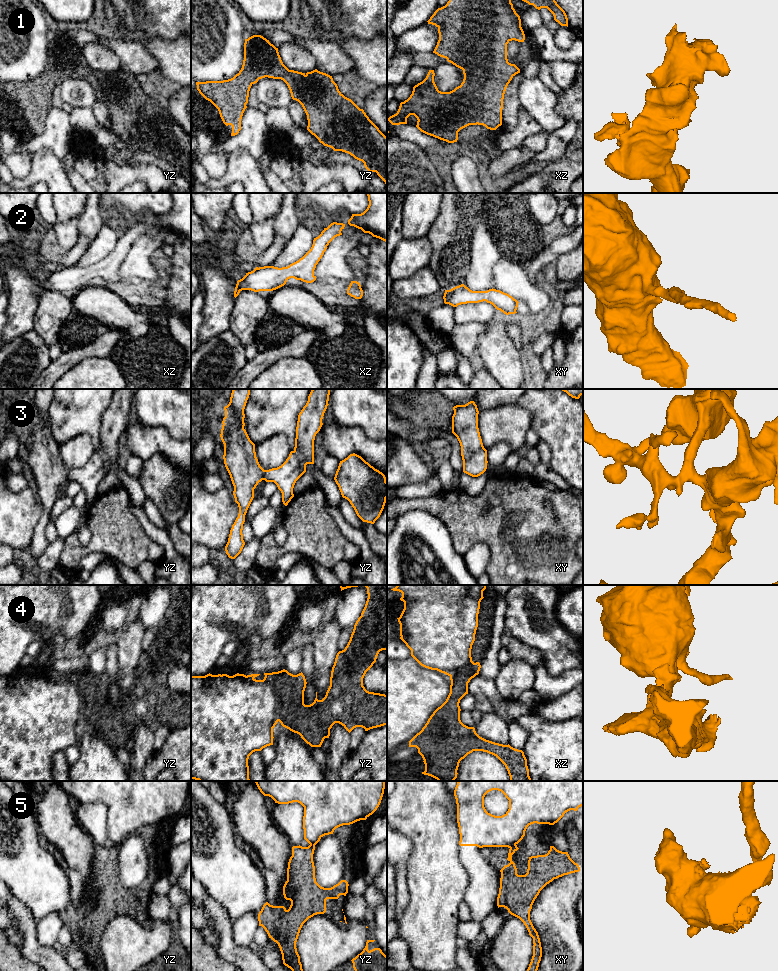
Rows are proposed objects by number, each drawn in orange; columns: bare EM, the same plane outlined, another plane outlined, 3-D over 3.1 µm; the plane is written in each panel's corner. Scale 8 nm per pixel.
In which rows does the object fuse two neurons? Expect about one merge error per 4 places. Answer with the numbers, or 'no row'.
4, 5

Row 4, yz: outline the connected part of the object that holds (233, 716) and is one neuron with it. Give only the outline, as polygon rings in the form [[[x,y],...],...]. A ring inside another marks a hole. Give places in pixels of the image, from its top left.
[[[249,675],[191,676],[191,779],[251,781],[249,756],[273,745],[278,701],[271,685]]]

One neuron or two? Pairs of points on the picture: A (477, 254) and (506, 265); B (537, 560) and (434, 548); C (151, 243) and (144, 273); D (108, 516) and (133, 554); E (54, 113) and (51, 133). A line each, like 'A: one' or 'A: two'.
A: two
B: two
C: one
D: one
E: one

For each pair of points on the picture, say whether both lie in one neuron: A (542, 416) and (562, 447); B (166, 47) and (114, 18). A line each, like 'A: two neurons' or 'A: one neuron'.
A: one neuron
B: one neuron

